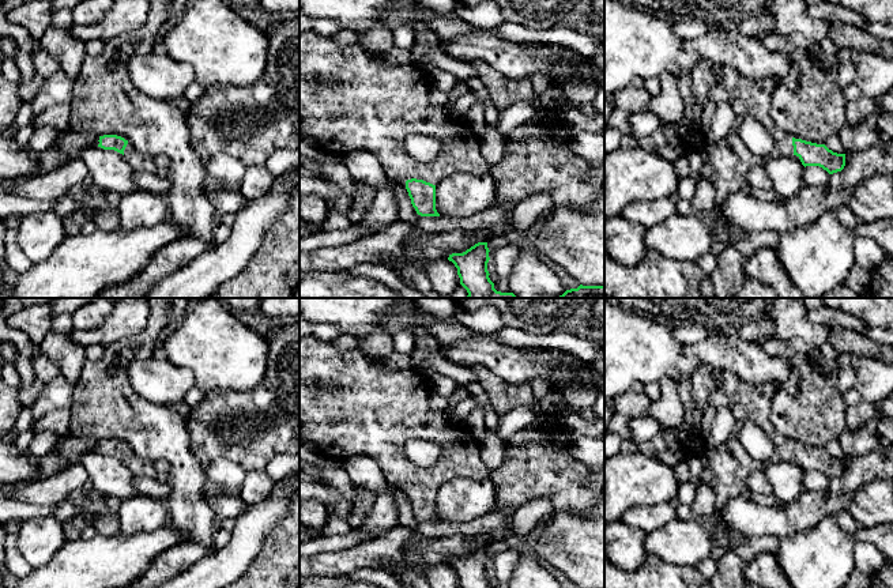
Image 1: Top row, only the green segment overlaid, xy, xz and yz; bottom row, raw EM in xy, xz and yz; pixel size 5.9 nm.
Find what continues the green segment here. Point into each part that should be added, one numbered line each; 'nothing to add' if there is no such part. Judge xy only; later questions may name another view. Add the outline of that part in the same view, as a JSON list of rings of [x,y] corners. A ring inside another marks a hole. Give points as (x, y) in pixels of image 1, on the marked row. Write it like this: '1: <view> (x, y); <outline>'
1: xy (140, 162); [[[129,142],[124,150],[124,155],[136,172],[157,173],[158,170],[155,157],[139,152]]]

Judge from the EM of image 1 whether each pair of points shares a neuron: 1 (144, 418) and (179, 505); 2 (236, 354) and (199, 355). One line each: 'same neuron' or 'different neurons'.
1: same neuron
2: same neuron

